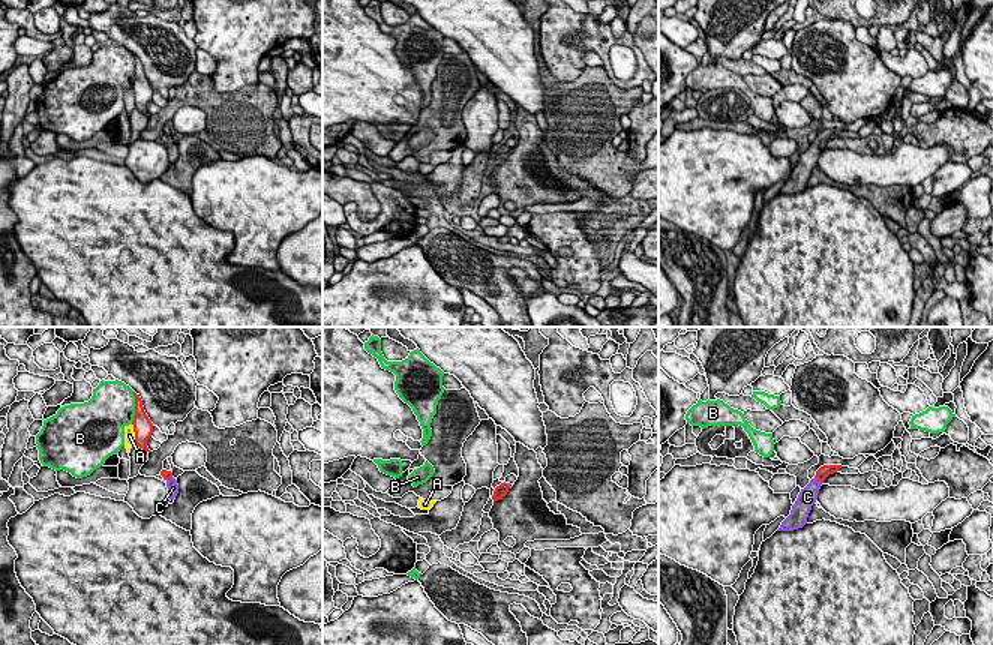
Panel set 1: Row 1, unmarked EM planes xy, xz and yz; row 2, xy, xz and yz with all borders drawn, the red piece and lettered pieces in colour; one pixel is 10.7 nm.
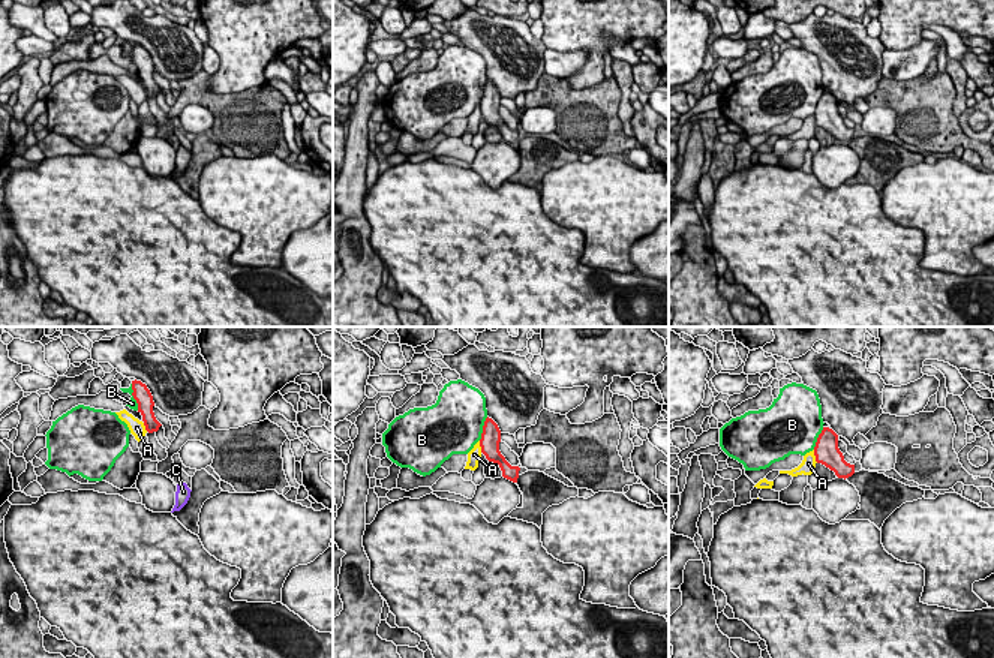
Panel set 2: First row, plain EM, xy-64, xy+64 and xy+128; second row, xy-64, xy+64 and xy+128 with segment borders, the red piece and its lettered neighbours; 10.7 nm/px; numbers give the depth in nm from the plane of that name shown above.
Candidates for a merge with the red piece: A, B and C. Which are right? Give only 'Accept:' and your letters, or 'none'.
Accept: C

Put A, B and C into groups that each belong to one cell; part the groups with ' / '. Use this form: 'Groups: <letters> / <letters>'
Groups: A / B / C

